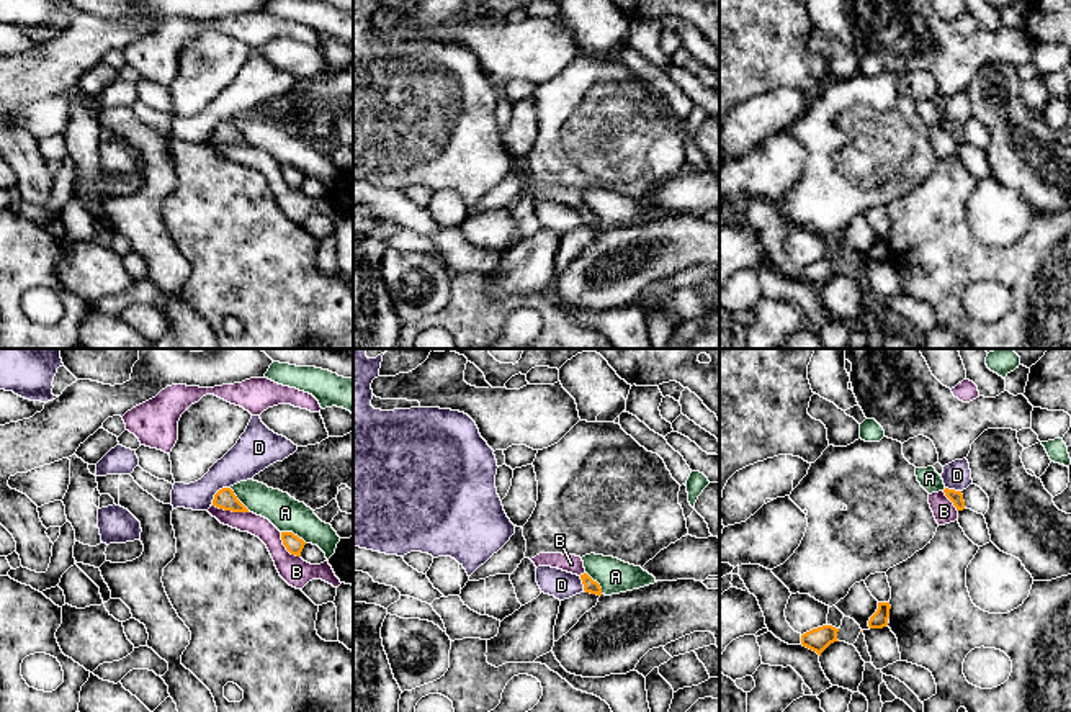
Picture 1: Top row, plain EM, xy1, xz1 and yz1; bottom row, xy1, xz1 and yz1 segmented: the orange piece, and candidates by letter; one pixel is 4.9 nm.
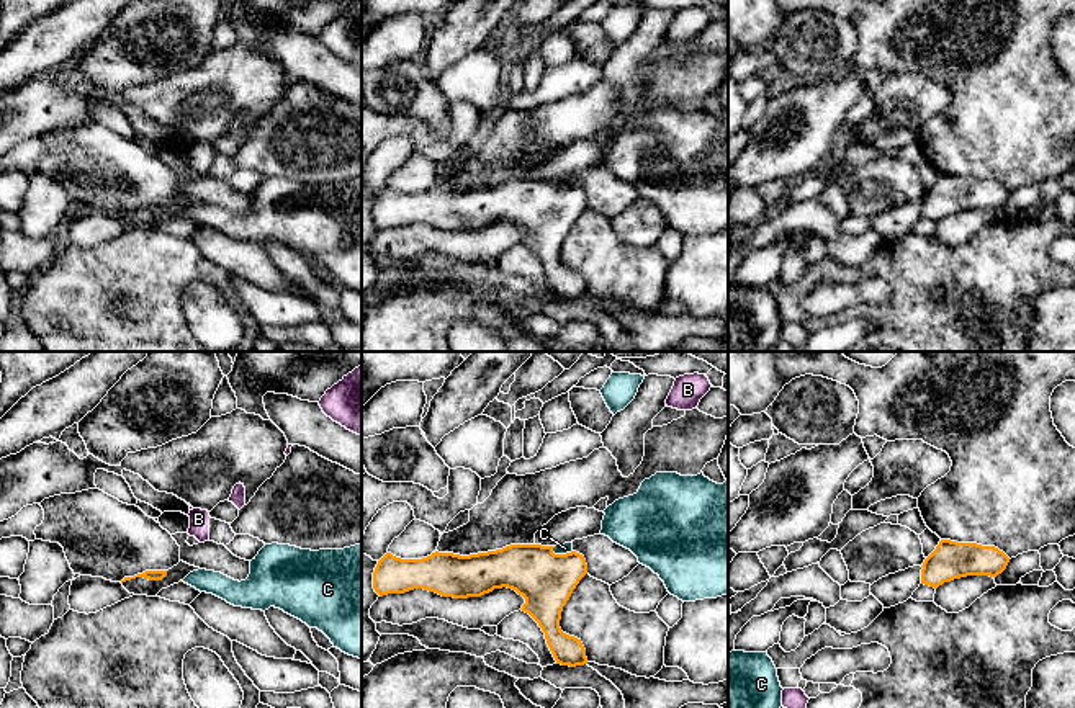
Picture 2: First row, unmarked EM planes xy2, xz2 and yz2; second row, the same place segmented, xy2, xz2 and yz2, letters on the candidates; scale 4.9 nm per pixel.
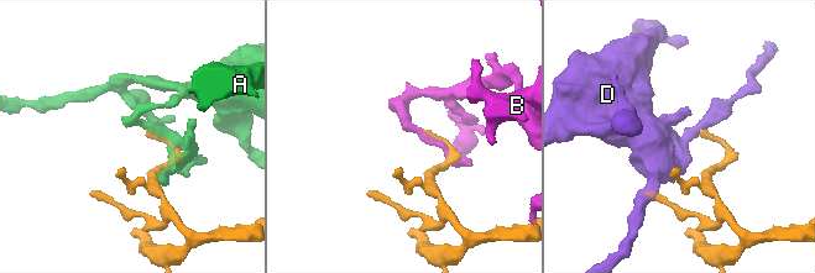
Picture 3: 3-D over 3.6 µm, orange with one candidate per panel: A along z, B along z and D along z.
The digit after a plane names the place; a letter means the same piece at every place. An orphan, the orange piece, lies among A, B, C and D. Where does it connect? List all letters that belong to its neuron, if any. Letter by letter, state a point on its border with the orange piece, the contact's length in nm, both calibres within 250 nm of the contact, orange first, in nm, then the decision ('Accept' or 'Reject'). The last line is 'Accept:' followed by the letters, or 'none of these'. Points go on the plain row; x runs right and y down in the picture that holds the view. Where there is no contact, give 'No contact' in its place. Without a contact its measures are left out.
A: Touches orange at xy1 (293, 167). Shared border 140 nm. Thickness 90 nm (orange) against 170 nm. Reject
B: Touches orange at xy1 (231, 143). Shared border 190 nm. Thickness 100 nm (orange) against 100 nm. Reject
C: Touches orange at xz2 (562, 188). Shared border 110 nm. Thickness 280 nm (orange) against 50 nm. Accept
D: Touches orange at xy1 (218, 125). Shared border 130 nm. Thickness 100 nm (orange) against 190 nm. Reject
Accept: C

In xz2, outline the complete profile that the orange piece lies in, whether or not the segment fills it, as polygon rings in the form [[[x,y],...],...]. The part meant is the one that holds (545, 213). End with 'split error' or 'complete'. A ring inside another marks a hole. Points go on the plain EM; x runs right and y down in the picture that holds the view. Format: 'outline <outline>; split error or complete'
outline [[[573,175],[511,178],[470,190],[435,185],[422,193],[386,186],[375,201],[373,222],[380,231],[424,222],[453,232],[512,222],[525,232],[520,244],[538,257],[556,298],[576,301],[587,298],[586,283],[581,273],[561,265],[560,253],[586,208],[586,193],[573,183]]]; split error

